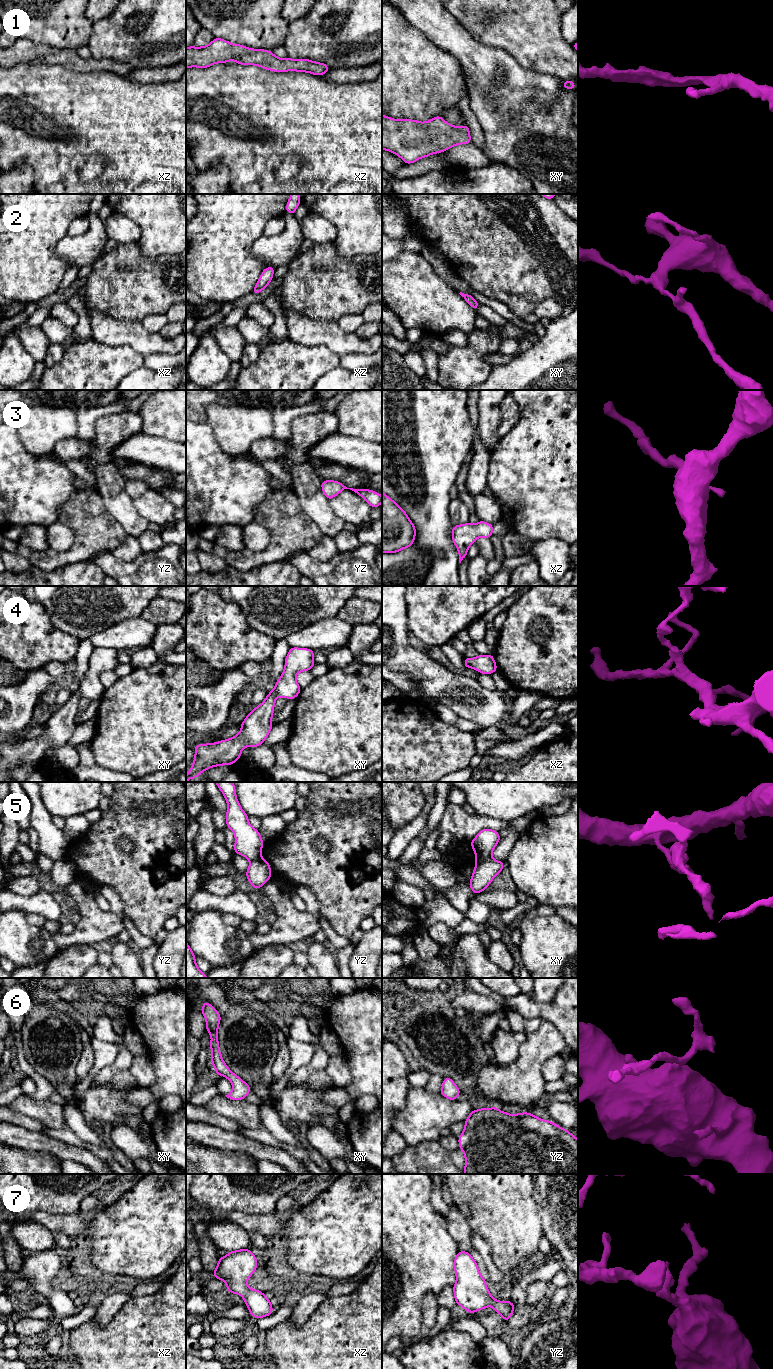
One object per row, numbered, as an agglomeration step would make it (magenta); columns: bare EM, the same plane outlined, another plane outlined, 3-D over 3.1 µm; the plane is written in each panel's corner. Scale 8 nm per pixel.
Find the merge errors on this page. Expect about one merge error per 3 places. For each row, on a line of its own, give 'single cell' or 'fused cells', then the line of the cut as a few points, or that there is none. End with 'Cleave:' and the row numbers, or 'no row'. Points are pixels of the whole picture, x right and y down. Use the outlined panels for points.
1: single cell; cut none
2: single cell; cut none
3: single cell; cut none
4: single cell; cut none
5: fused cells; cut xy (490, 856), (476, 863)
6: single cell; cut none
7: single cell; cut none
Cleave: 5

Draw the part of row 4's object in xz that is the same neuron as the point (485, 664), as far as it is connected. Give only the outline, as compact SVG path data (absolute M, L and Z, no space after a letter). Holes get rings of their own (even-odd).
M491 654L488 655L478 655L475 658L465 658L464 657L465 668L473 668L480 672L481 674L491 674L497 671L497 665L495 663L494 657Z

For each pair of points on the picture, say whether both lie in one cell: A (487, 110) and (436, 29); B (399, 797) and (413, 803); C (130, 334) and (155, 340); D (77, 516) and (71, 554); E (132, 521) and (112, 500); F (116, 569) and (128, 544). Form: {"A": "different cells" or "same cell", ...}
{"A": "same cell", "B": "same cell", "C": "same cell", "D": "same cell", "E": "same cell", "F": "different cells"}

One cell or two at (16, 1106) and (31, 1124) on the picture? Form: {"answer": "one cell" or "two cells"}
{"answer": "two cells"}

